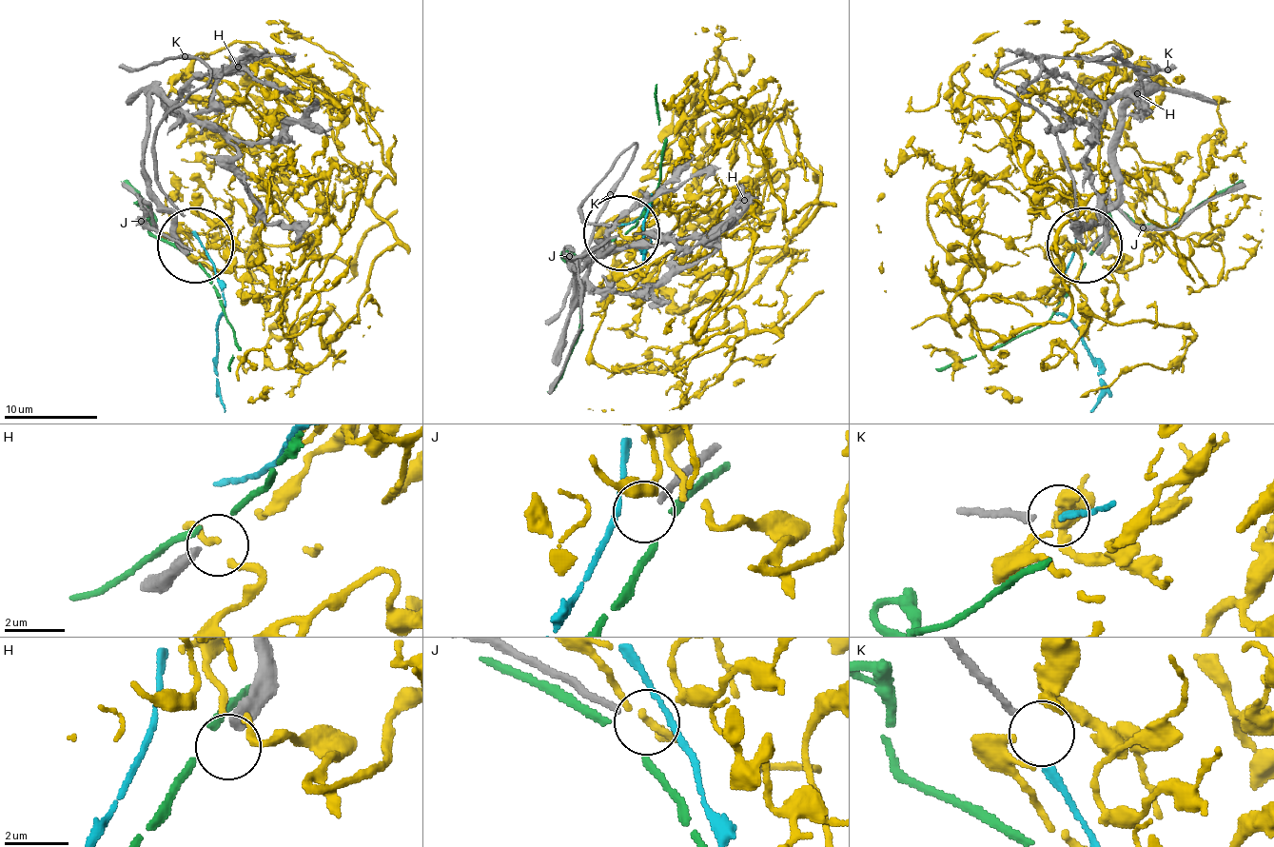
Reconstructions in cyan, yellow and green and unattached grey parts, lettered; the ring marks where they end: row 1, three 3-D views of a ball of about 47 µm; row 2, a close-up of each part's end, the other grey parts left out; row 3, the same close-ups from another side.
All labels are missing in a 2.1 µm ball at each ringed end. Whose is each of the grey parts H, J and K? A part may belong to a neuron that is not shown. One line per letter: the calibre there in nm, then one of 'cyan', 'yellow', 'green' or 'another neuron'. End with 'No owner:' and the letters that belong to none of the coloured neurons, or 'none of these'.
H: 440 nm | another neuron
J: 180 nm | another neuron
K: 190 nm | cyan
No owner: H, J

